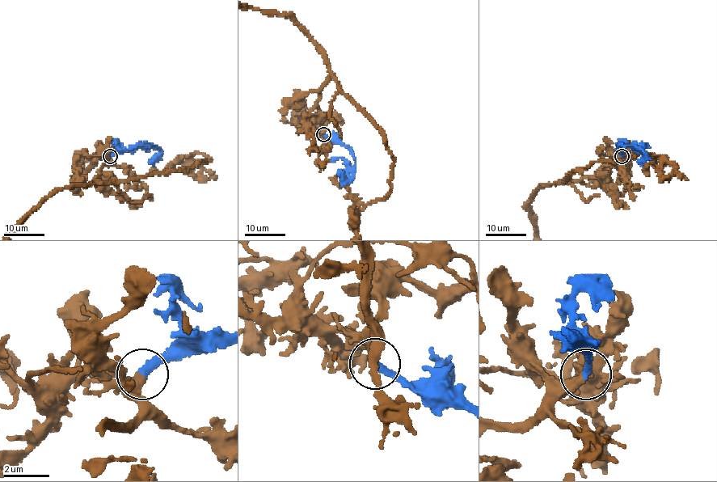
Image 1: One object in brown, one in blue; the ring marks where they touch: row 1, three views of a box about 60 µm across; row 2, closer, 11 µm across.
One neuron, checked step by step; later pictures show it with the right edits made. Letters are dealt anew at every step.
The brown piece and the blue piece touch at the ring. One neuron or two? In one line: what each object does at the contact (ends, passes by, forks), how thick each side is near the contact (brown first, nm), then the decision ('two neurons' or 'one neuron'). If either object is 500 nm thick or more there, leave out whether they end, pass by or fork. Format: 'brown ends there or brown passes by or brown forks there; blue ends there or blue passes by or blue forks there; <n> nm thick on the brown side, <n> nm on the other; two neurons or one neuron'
brown ends there; blue ends there; 360 nm thick on the brown side, 280 nm on the other; one neuron

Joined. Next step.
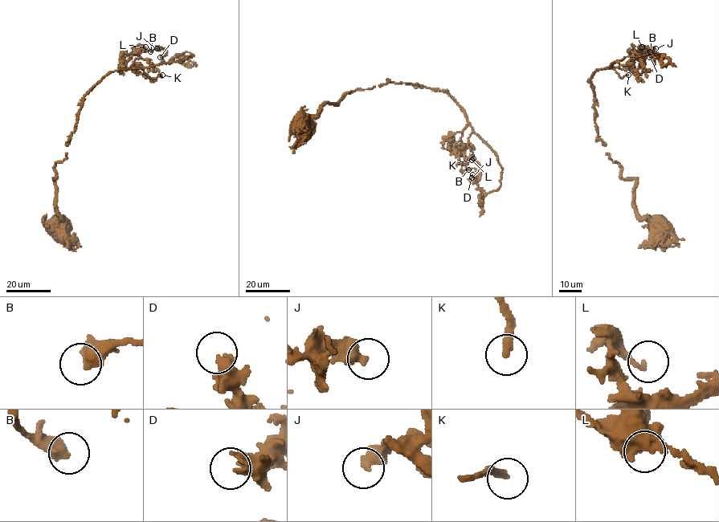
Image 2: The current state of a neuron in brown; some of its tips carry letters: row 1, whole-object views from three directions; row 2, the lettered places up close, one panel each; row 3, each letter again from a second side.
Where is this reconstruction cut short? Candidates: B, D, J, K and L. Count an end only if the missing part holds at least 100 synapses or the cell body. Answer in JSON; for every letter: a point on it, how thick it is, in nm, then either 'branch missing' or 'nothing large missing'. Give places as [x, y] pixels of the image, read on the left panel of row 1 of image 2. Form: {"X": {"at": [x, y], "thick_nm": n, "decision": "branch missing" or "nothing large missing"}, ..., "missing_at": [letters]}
{"B": {"at": [150, 51], "thick_nm": 600, "decision": "nothing large missing"}, "D": {"at": [160, 57], "thick_nm": 480, "decision": "nothing large missing"}, "J": {"at": [157, 48], "thick_nm": 480, "decision": "nothing large missing"}, "K": {"at": [162, 75], "thick_nm": 240, "decision": "branch missing"}, "L": {"at": [145, 46], "thick_nm": 150, "decision": "nothing large missing"}, "missing_at": ["K"]}

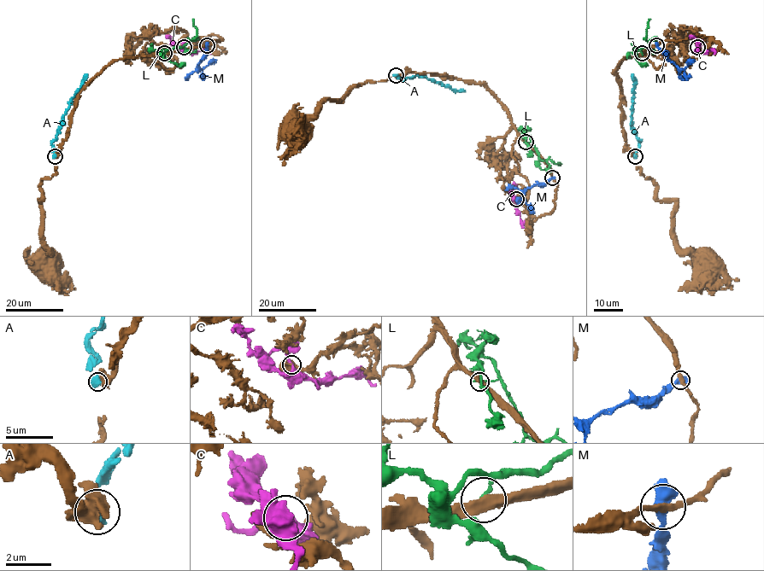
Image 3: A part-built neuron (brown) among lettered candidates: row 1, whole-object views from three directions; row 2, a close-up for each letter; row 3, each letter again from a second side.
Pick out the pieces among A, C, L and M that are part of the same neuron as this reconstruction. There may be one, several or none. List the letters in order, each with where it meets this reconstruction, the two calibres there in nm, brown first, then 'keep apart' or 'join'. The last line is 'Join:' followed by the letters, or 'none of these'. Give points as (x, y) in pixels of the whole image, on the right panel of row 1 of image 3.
A: contact (635, 156); calibres 440 and 650 nm; keep apart
C: contact (697, 47); calibres 360 and 300 nm; keep apart
L: contact (642, 53); calibres 400 and 170 nm; keep apart
M: contact (656, 45); calibres 240 and 440 nm; keep apart
Join: none of these

